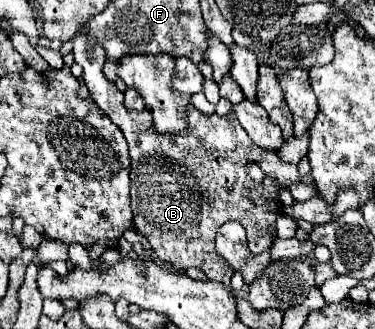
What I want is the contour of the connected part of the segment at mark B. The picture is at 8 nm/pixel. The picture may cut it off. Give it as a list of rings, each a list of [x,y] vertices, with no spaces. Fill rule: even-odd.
[[[78,34],[72,40],[72,54],[84,68],[84,84],[90,90],[92,100],[122,128],[124,138],[128,140],[132,158],[130,202],[134,226],[148,238],[152,250],[162,262],[182,272],[188,268],[200,268],[210,280],[218,280],[230,288],[230,276],[234,270],[214,250],[218,228],[228,220],[238,220],[246,228],[250,252],[260,254],[268,250],[276,238],[276,218],[282,214],[282,202],[278,198],[274,178],[278,178],[282,186],[292,182],[314,186],[314,178],[310,174],[302,176],[296,164],[282,162],[276,152],[250,142],[250,136],[242,130],[234,114],[206,116],[190,104],[186,108],[186,142],[180,138],[182,134],[158,136],[150,112],[128,112],[124,106],[124,94],[102,74],[106,52],[92,46],[86,36]],[[250,162],[262,168],[262,182],[254,182],[246,172]]]

